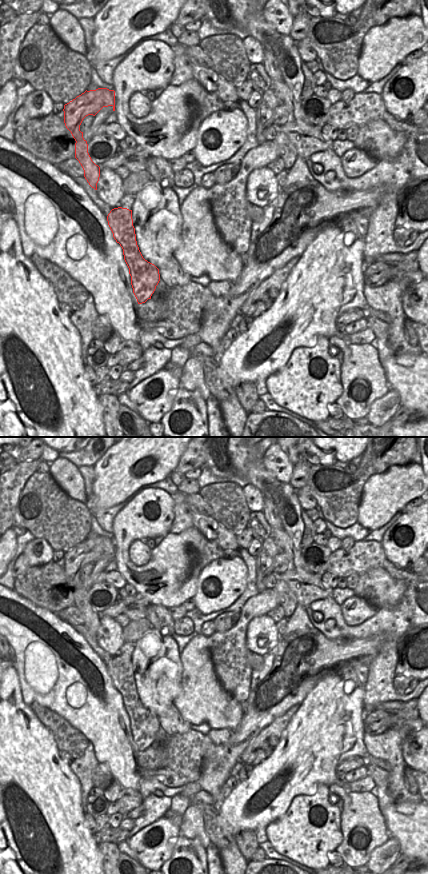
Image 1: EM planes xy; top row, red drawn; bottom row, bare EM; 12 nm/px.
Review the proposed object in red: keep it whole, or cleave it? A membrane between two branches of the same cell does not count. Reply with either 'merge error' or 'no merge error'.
merge error

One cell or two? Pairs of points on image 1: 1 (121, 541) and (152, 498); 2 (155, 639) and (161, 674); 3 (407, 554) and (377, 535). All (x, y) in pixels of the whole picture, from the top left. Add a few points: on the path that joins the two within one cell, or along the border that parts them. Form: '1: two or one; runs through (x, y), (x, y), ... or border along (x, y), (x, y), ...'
1: one; runs through (126, 530), (137, 518), (137, 514), (142, 506)
2: one; runs through (155, 648), (156, 665)
3: two; border along (396, 519), (384, 533), (380, 542)

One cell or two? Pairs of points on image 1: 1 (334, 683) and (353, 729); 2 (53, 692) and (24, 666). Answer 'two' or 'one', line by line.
1: one
2: one

